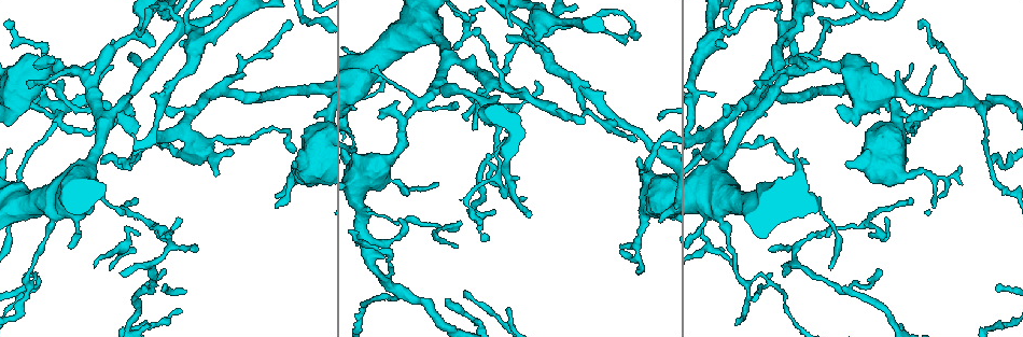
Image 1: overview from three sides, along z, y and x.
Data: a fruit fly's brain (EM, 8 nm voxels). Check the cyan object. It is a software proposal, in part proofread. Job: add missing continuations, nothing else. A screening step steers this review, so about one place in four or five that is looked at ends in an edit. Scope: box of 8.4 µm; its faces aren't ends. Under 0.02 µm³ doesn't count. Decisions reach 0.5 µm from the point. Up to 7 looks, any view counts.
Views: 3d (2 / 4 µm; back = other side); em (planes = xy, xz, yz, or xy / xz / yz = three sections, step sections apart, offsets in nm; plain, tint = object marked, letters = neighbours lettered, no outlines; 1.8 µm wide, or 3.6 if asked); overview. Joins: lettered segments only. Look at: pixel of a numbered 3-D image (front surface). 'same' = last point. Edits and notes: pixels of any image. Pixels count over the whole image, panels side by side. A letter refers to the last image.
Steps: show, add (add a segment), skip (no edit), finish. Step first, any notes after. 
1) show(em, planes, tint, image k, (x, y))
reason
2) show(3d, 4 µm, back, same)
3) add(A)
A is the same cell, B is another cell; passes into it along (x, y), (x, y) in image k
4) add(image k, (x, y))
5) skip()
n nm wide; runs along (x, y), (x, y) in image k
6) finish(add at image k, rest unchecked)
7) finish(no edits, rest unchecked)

show(em, planes, letters, image 1, (481, 224))
thin end

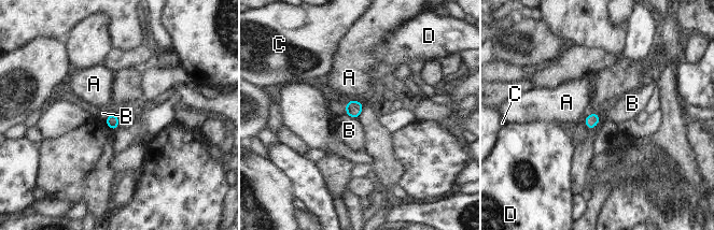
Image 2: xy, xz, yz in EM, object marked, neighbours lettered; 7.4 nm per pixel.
skip()
B touches over 100 nm; A, B, C and D are other cells; border along (345, 113), (356, 118) in image 2; no lettered segment goes on from it

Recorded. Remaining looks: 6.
show(3d, 2 µm, back, image 1, (959, 169))
tapers out

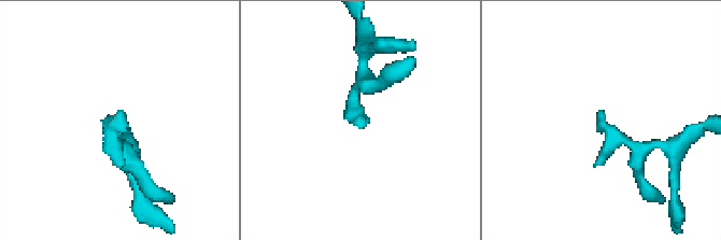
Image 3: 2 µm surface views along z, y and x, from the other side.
show(em, xy, step 16, tint, image 3, (598, 111))

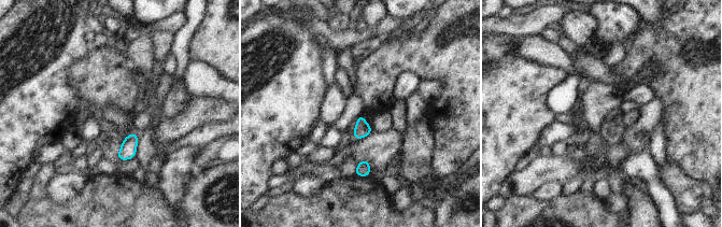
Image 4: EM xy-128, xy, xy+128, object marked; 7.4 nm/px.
show(em, xy, step 16, letters, same)
see the neighbours

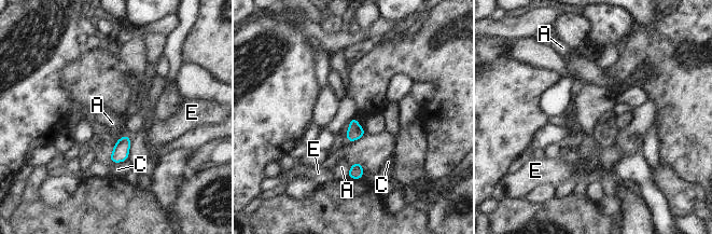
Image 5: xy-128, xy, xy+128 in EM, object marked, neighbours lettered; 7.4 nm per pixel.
skip()
A, C and E are other cells; border along (350, 166), (347, 177) in image 5; none of them fits

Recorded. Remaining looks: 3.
show(em, planes, letters, image 1, (908, 123))
sharp bend

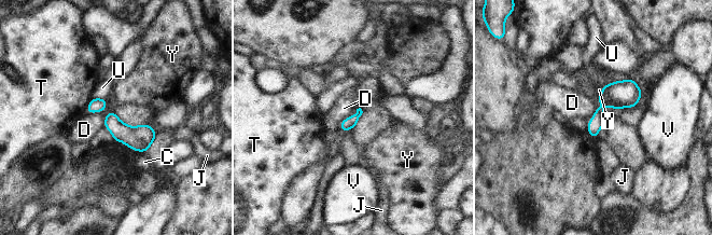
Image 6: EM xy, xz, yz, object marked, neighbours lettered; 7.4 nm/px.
skip()
90 nm wide; D touches over 220 nm; C, D, J, T, U, V and Y are other cells; no lettered segment goes on from it

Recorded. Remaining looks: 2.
finish(no edits, rest unchecked)

